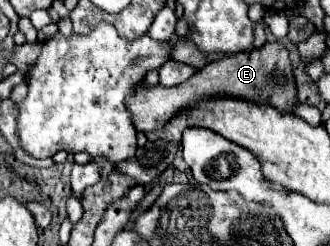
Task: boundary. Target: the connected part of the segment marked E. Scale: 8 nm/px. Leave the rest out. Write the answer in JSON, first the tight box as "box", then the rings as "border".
{"box":[126,44,296,132],"border":[[[264,44],[262,48],[248,50],[242,54],[226,56],[218,62],[204,66],[198,74],[188,78],[178,86],[152,86],[144,88],[144,80],[130,90],[130,98],[126,98],[126,108],[130,110],[130,120],[134,128],[140,132],[150,132],[162,128],[176,112],[188,106],[196,106],[200,100],[210,96],[234,96],[252,102],[272,102],[274,108],[280,112],[292,112],[292,104],[296,102],[296,84],[290,66],[288,52],[282,44]]]}

